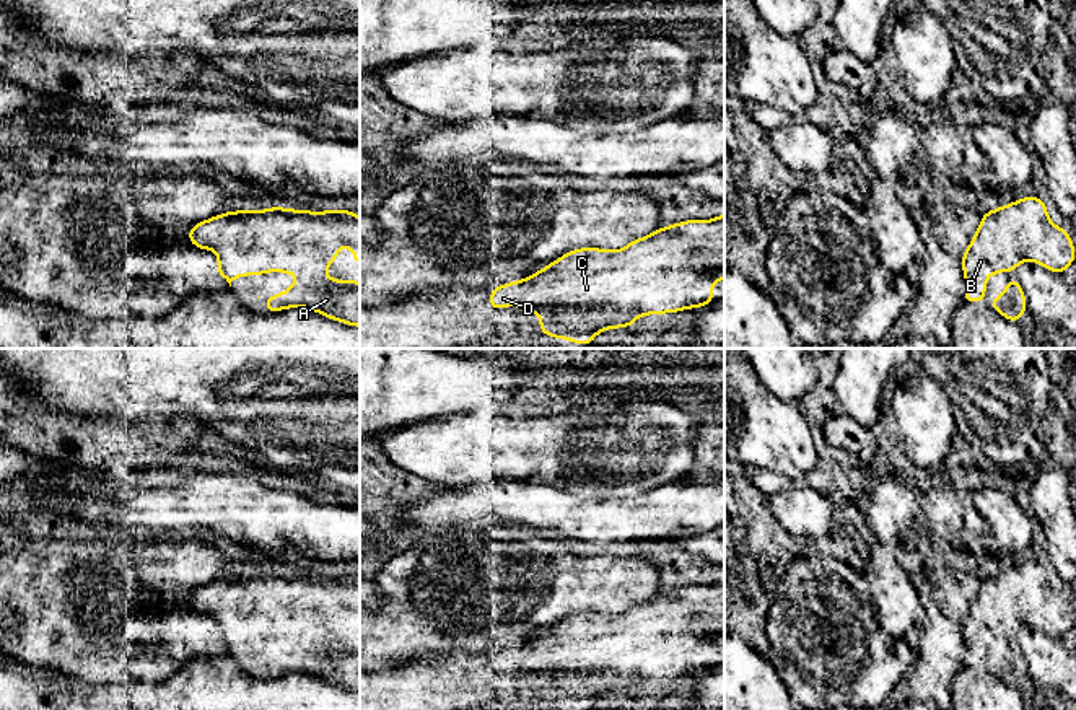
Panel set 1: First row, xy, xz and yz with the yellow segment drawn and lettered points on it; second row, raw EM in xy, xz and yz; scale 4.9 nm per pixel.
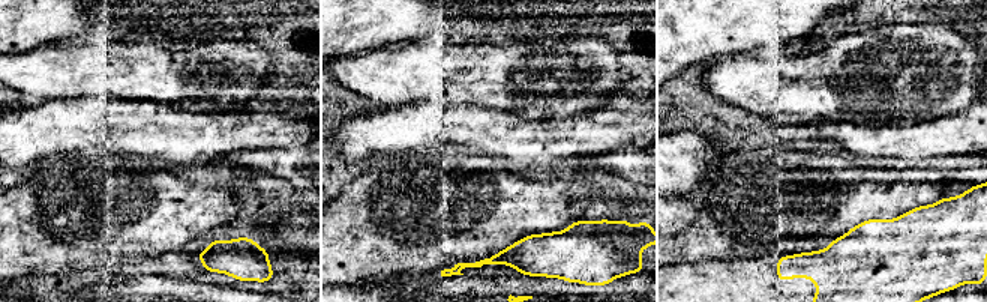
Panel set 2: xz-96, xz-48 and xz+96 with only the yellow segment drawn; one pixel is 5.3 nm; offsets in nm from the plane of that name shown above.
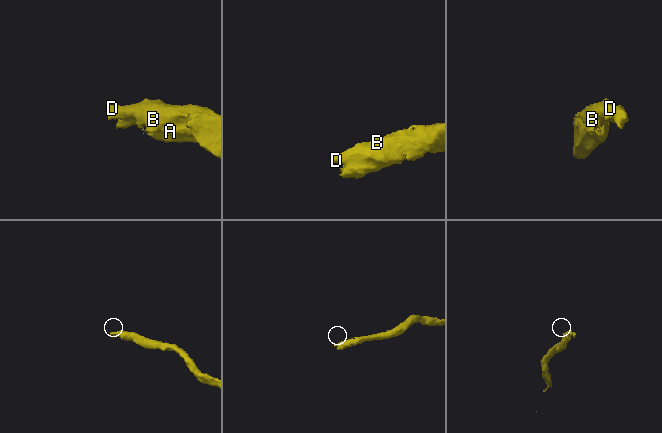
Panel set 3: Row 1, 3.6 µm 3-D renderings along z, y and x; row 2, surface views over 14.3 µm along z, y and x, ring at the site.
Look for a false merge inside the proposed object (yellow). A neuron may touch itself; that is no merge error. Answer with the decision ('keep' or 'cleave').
keep

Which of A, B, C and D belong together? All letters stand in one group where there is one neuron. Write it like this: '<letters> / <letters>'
A B C D

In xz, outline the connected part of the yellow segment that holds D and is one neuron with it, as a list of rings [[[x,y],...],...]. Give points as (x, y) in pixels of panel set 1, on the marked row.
[[[724,213],[656,228],[619,251],[594,246],[571,249],[531,277],[492,288],[490,309],[518,305],[540,316],[539,331],[544,335],[588,345],[602,331],[633,327],[638,316],[708,306],[715,301],[713,283],[723,278]]]

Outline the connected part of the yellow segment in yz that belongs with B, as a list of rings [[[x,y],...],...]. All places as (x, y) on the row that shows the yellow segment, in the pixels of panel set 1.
[[[1037,195],[986,210],[960,261],[967,282],[964,303],[985,301],[986,277],[1017,270],[1022,261],[1063,274],[1074,259],[1071,234],[1050,221]]]

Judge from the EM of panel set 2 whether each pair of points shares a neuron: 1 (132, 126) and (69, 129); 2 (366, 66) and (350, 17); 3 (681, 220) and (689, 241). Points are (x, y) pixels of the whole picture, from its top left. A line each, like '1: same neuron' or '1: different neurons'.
1: same neuron
2: different neurons
3: different neurons

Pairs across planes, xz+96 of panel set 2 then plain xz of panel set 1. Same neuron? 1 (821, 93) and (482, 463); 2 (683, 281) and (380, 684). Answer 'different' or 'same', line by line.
1: same
2: same

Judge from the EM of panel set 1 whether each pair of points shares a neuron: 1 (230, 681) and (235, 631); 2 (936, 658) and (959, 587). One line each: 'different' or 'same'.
1: different
2: same

